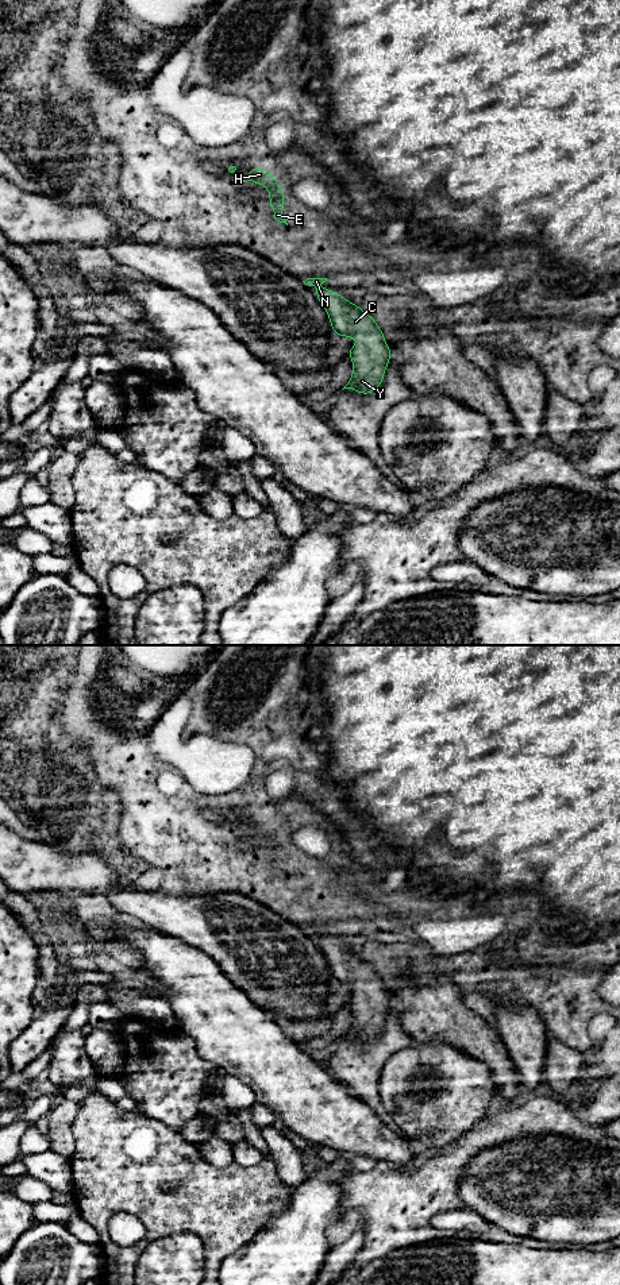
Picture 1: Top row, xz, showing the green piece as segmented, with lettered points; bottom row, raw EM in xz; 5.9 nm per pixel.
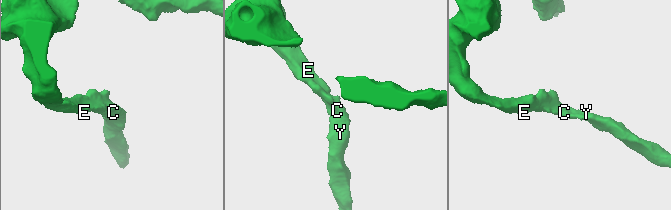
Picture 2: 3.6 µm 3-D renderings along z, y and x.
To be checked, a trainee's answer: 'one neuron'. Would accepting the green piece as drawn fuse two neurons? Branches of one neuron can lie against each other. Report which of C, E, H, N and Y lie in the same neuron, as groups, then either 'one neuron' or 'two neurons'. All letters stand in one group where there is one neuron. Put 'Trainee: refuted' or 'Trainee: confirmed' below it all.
C E H N Y; one neuron
Trainee: confirmed

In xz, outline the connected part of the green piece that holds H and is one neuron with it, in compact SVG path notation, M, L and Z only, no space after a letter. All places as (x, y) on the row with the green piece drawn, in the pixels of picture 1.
M253 166L253 170L247 173L240 182L247 182L250 180L267 188L270 192L269 204L274 208L274 219L288 225L281 213L281 208L284 205L284 193L281 192L278 182L270 175L270 171L262 170L259 166Z

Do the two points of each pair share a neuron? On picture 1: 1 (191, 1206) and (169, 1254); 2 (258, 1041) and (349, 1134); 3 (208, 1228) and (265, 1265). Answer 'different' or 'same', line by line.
1: different
2: same
3: different

